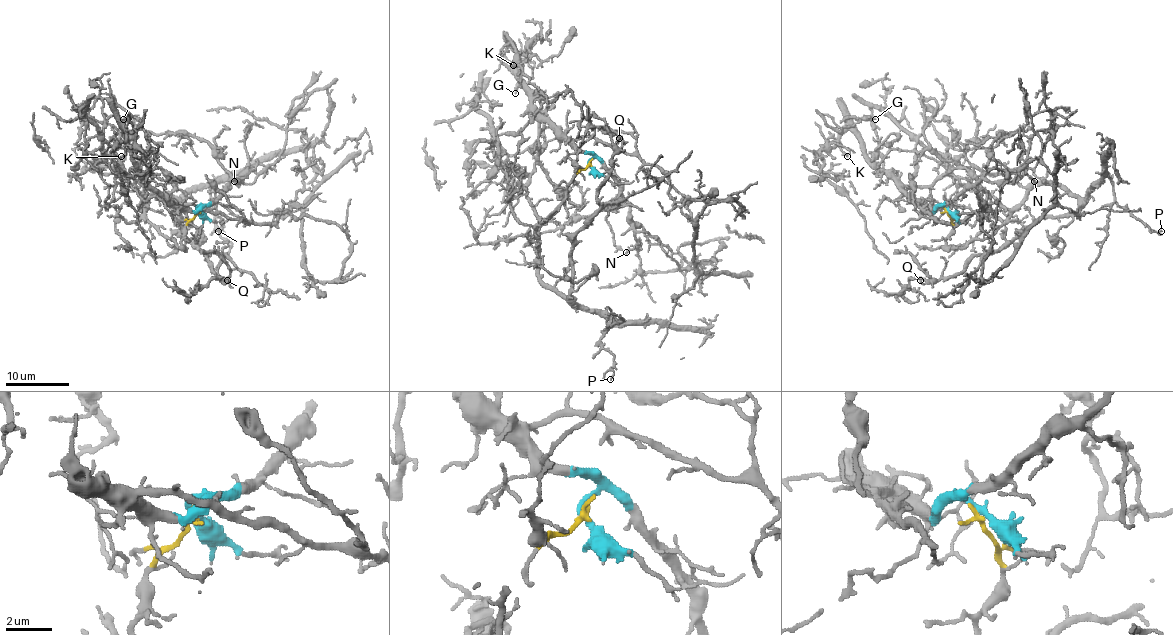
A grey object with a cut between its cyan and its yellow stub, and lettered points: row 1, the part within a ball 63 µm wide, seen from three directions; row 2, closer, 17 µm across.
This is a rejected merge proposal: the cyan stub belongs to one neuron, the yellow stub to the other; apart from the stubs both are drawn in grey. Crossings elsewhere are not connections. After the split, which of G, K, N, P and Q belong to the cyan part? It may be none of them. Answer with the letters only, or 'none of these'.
G, K, N

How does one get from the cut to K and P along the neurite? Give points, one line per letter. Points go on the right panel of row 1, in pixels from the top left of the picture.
K: (946, 210), (926, 208), (890, 178), (850, 130), (839, 140), (847, 156)
P: (946, 210), (946, 243), (965, 248), (988, 238), (1035, 186), (1084, 197), (1108, 176), (1114, 200), (1162, 230)

